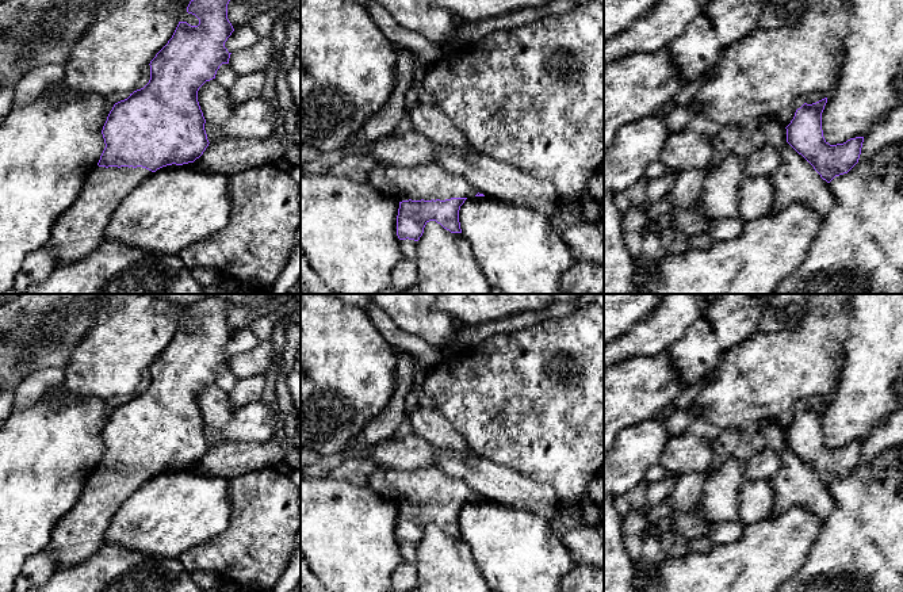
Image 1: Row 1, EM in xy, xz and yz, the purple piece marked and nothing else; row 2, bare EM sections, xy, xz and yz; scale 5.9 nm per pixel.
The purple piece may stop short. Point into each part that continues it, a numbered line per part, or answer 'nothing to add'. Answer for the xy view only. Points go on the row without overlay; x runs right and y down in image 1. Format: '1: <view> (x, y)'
1: xy (79, 534)

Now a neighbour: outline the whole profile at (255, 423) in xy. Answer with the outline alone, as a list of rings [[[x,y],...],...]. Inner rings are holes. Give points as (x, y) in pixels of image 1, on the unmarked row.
[[[264,397],[234,409],[222,431],[206,425],[204,434],[210,447],[227,442],[263,443],[272,439],[278,419],[276,409]]]

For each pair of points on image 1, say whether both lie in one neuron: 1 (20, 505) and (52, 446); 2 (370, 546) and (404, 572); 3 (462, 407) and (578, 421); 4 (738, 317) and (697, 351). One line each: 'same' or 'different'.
1: same
2: different
3: same
4: same

